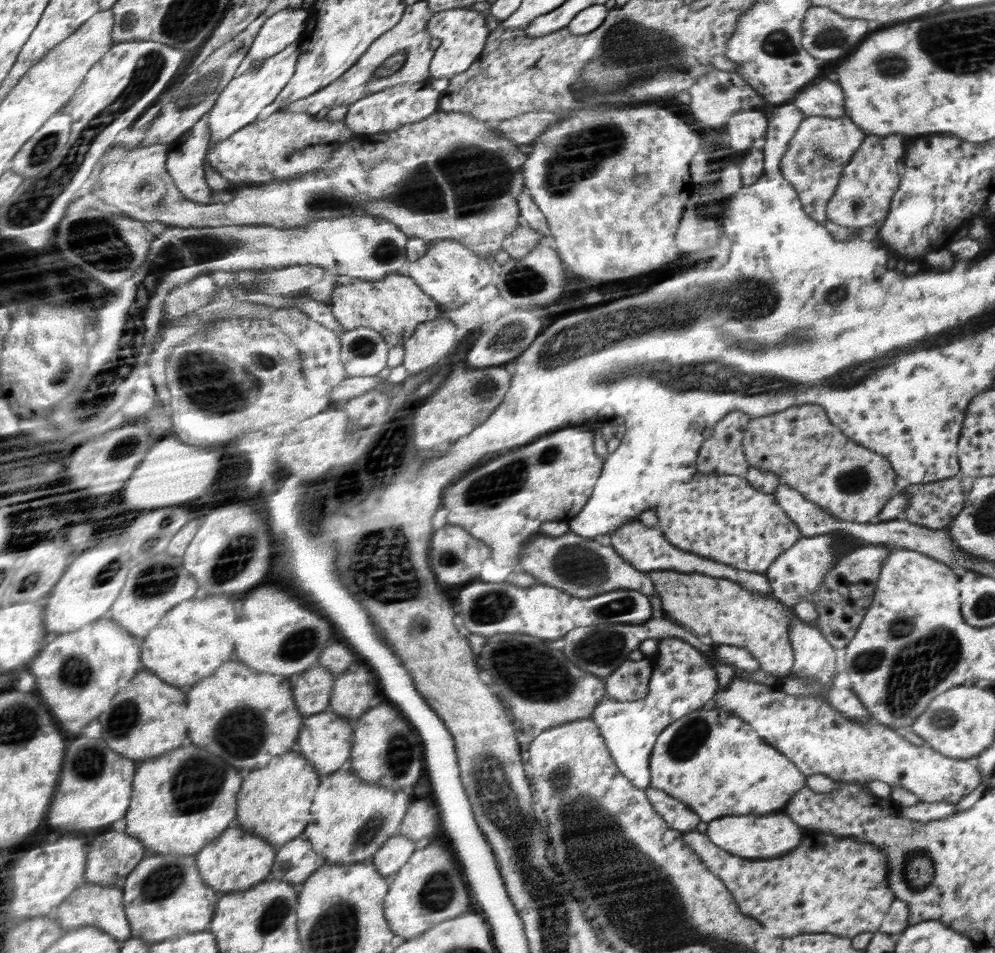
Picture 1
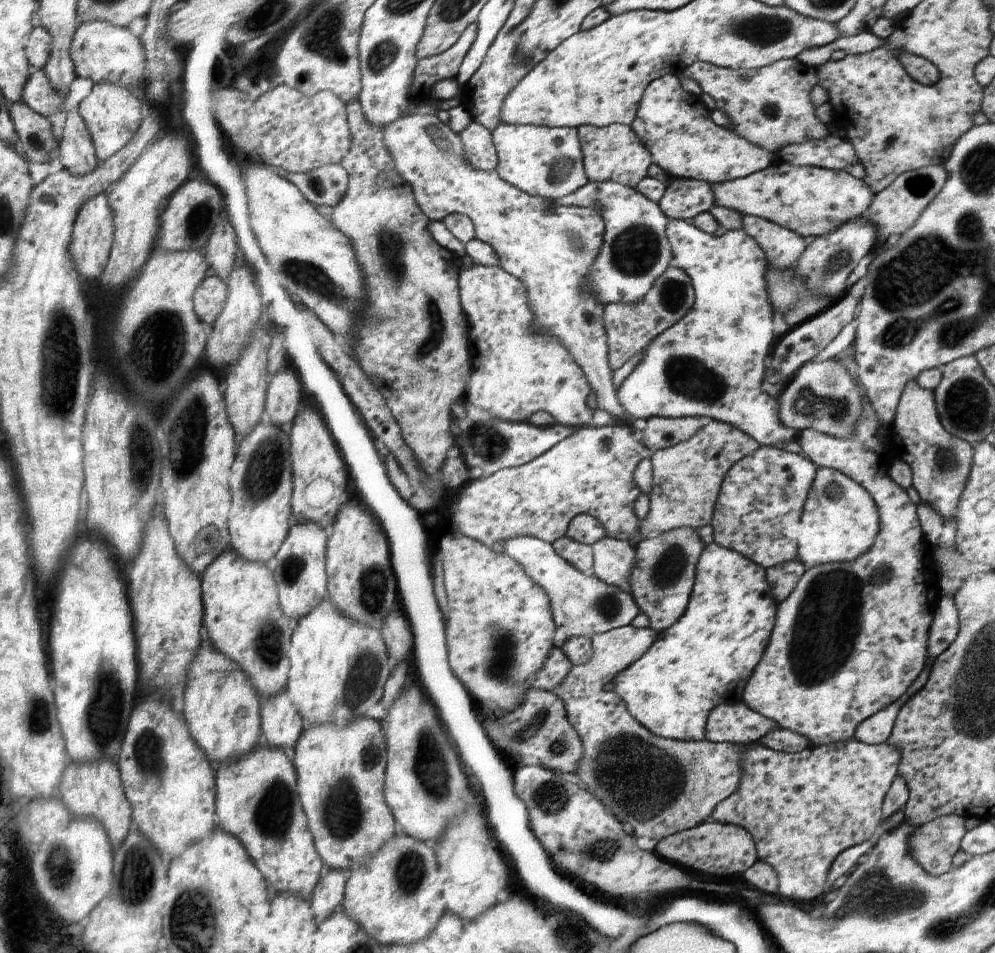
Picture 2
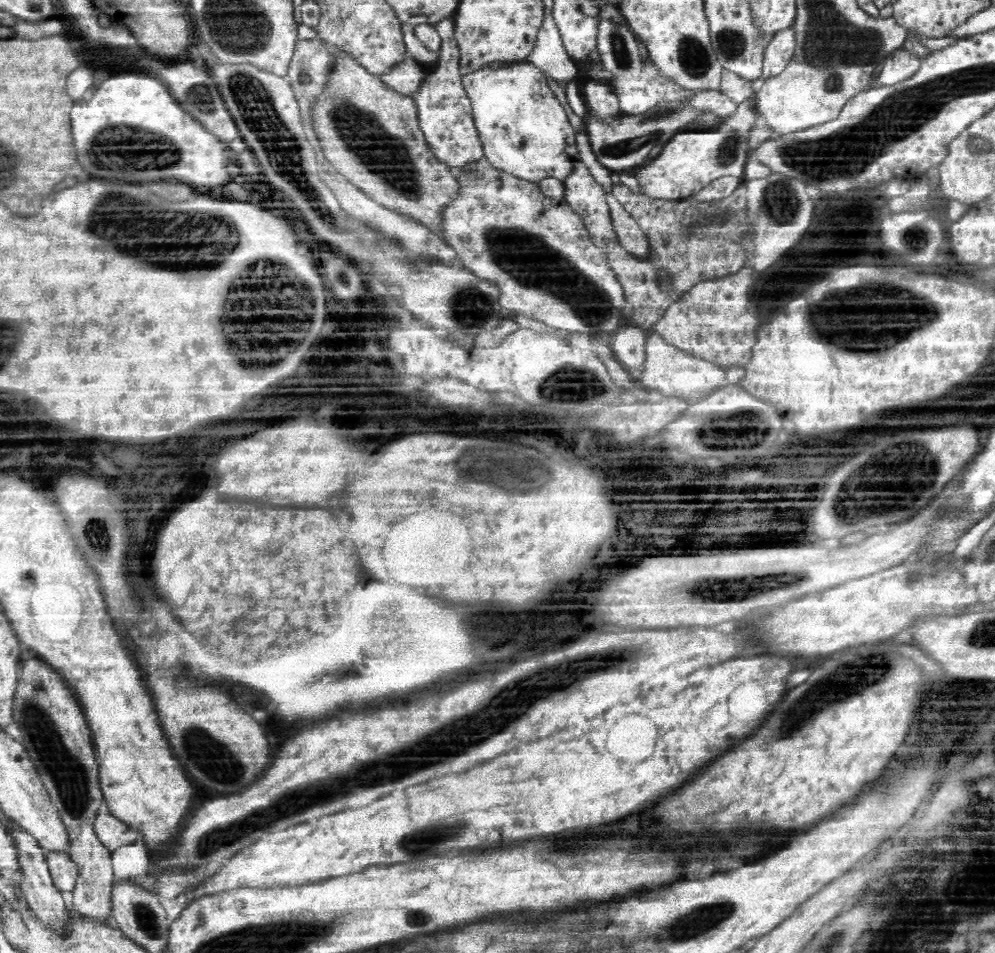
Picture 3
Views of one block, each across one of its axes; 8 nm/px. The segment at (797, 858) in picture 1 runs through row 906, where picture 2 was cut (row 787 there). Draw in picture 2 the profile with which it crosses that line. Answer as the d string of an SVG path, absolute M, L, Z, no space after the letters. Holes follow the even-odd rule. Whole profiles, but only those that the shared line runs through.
M854 738L848 739L846 743L837 742L823 745L811 745L807 749L797 753L785 753L783 751L775 751L768 749L760 743L752 743L747 746L739 746L741 752L741 760L739 763L743 768L742 780L740 788L733 792L728 799L717 804L716 810L713 811L711 819L724 824L735 824L753 835L756 841L757 856L762 862L768 863L776 871L778 876L778 892L786 898L794 898L794 900L814 900L818 895L822 894L824 881L828 874L828 869L832 861L843 850L851 846L866 842L874 835L876 828L882 822L881 808L887 790L890 788L892 781L899 774L902 752L898 747L889 745L888 743L880 743L877 745L869 745Z

